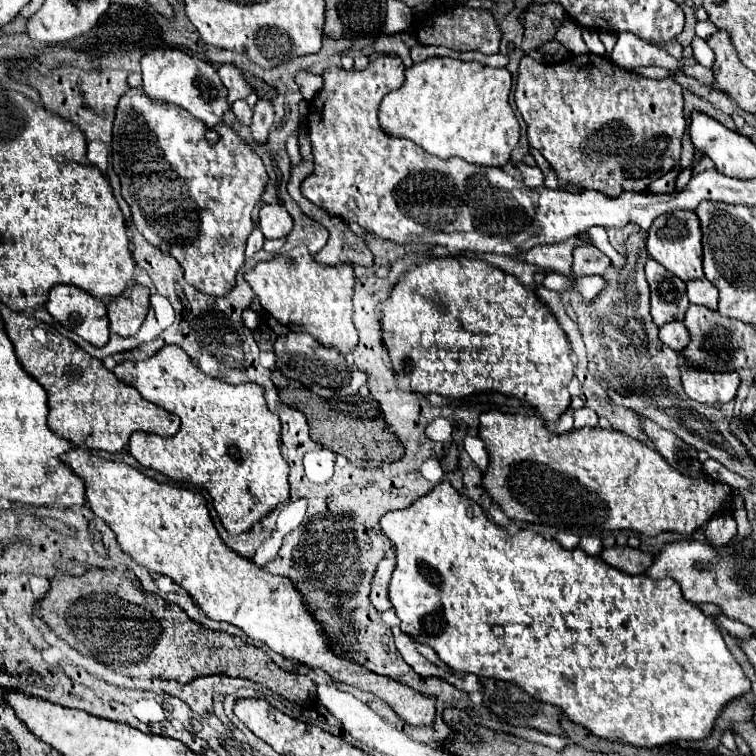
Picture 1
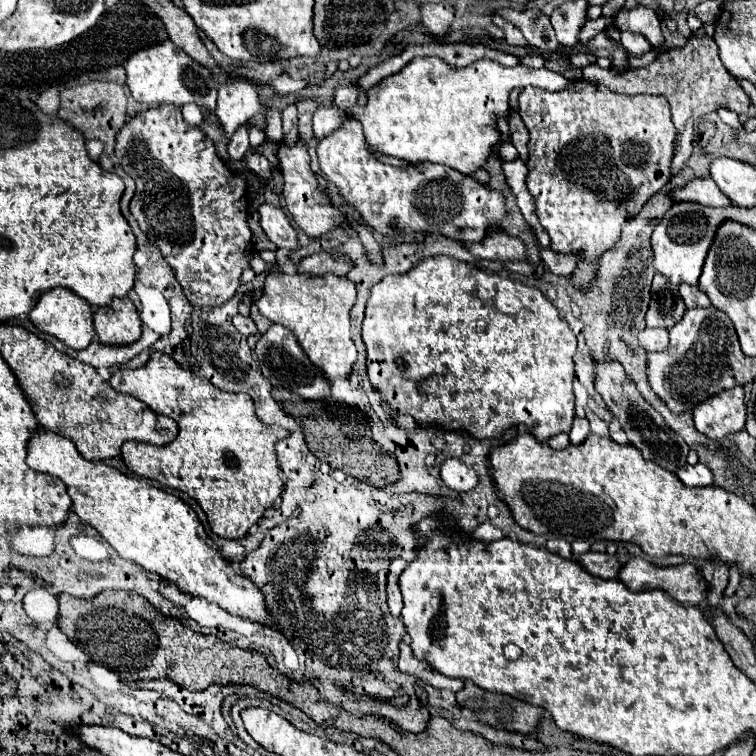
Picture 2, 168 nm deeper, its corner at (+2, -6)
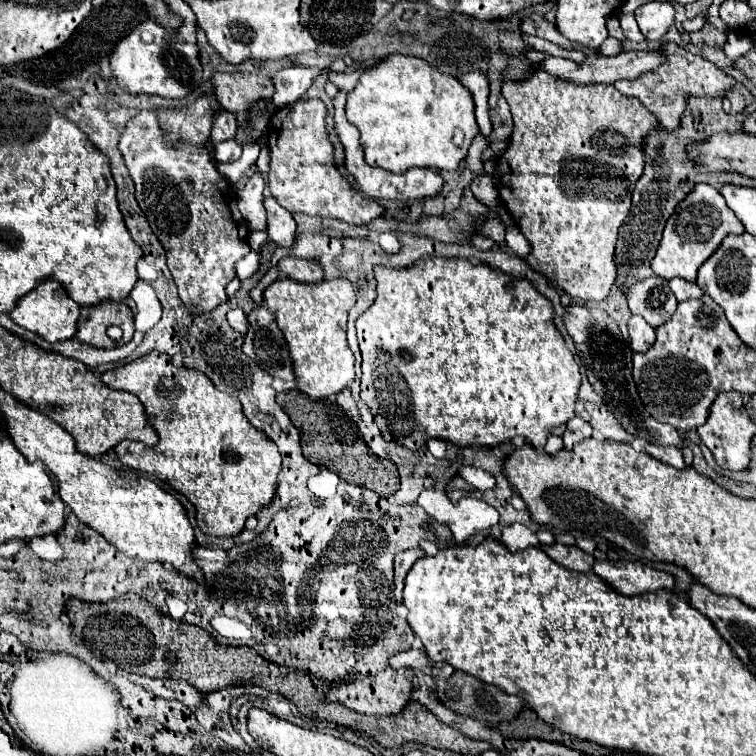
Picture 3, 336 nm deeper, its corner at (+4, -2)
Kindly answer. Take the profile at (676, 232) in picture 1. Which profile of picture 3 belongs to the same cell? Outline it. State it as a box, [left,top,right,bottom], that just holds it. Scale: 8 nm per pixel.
[652,184,744,282]

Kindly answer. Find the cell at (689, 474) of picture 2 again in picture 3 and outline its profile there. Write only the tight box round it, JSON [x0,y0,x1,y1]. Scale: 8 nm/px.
[644,444,686,468]

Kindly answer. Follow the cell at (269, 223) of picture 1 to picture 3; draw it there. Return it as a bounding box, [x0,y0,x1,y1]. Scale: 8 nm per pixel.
[264,196,296,248]

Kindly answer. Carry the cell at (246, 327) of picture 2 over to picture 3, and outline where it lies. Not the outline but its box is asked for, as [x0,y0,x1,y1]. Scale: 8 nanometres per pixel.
[226,308,248,334]

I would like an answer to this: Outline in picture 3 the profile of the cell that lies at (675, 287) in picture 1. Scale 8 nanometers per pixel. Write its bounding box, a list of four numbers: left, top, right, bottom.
[622,276,678,328]

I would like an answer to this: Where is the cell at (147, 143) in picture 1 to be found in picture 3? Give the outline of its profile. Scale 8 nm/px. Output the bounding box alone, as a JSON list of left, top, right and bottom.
[118,110,250,314]

